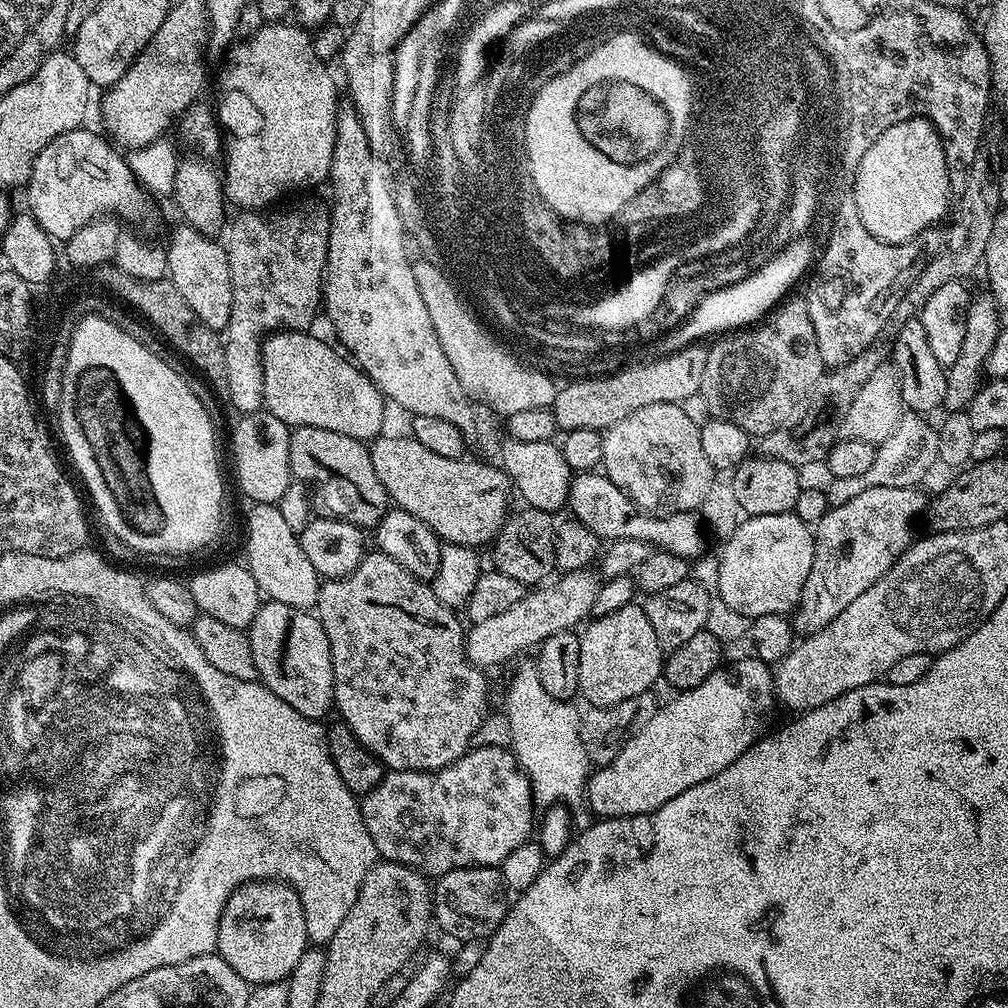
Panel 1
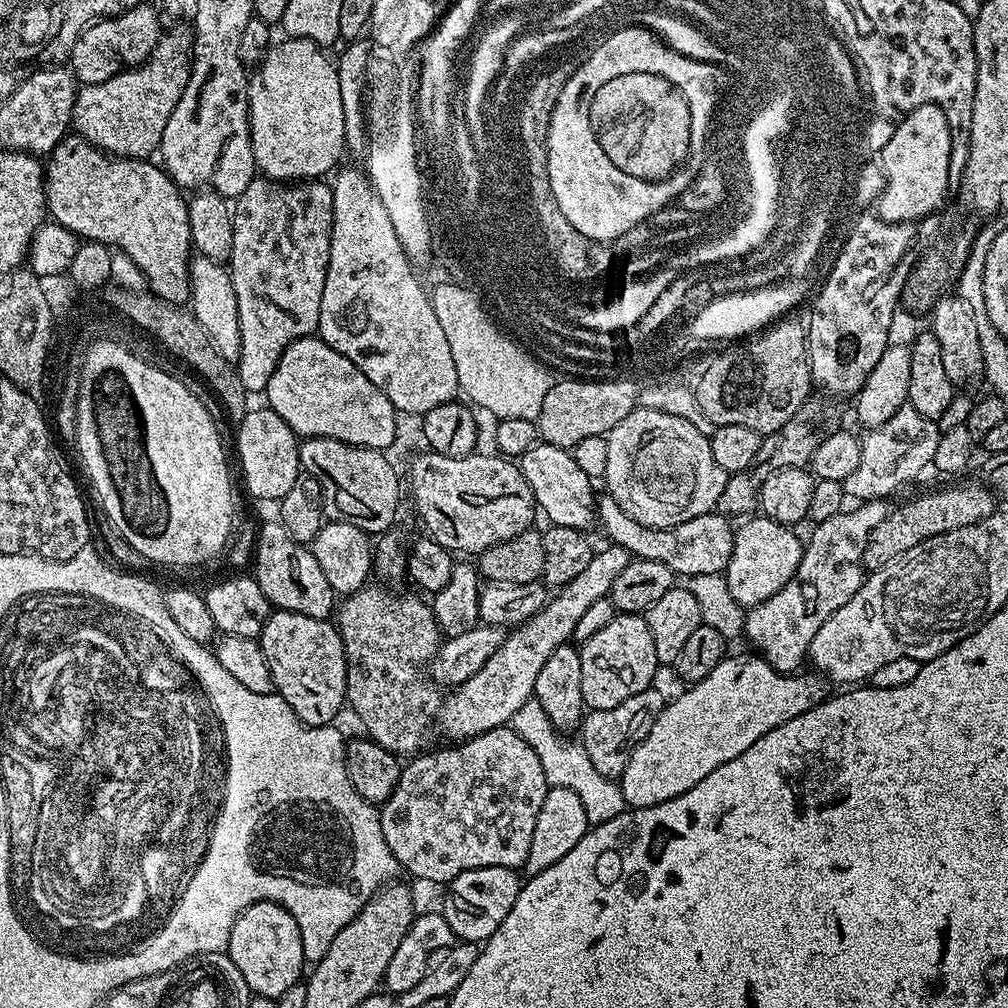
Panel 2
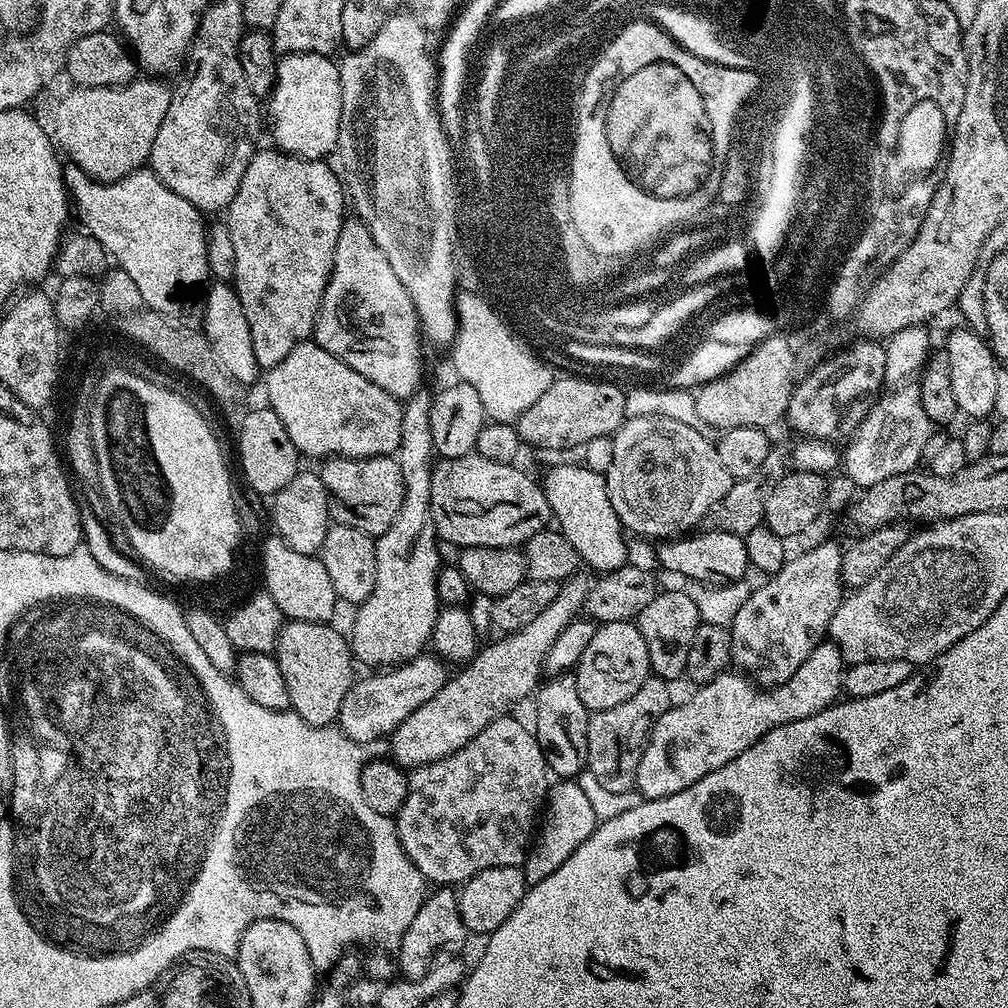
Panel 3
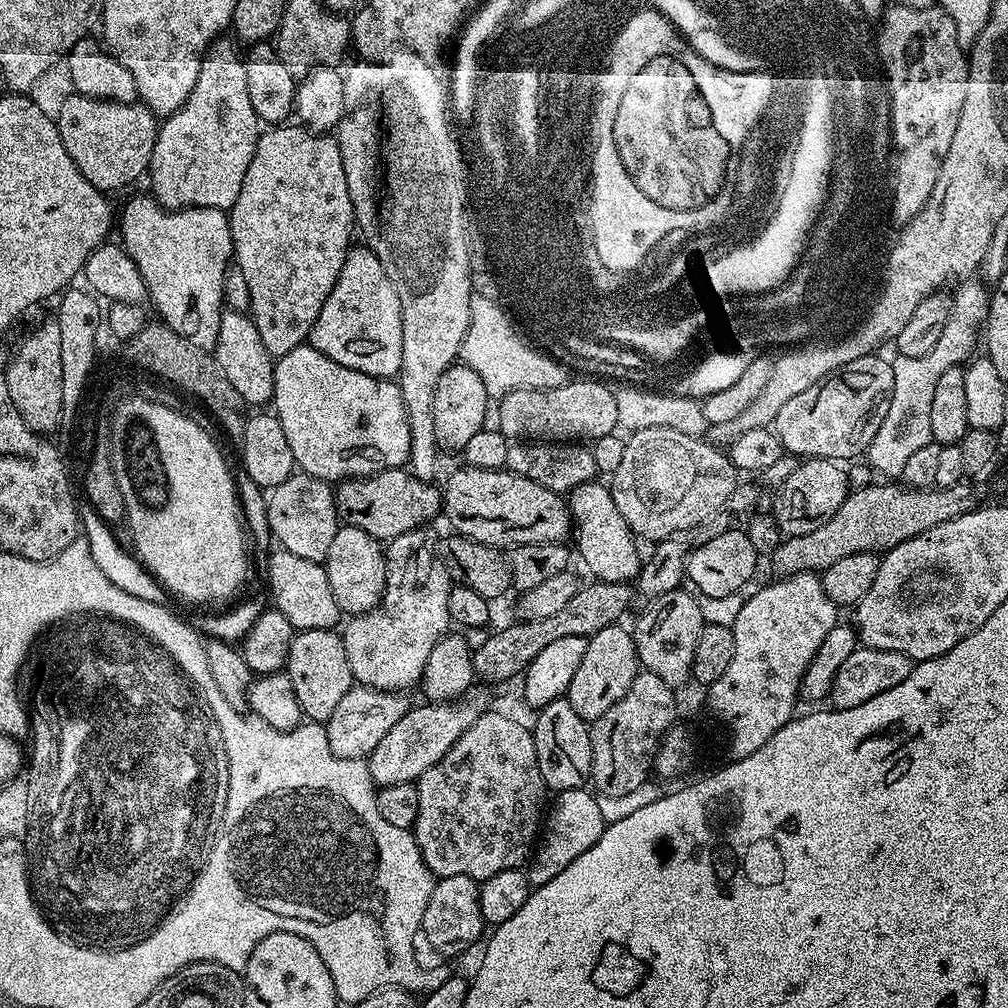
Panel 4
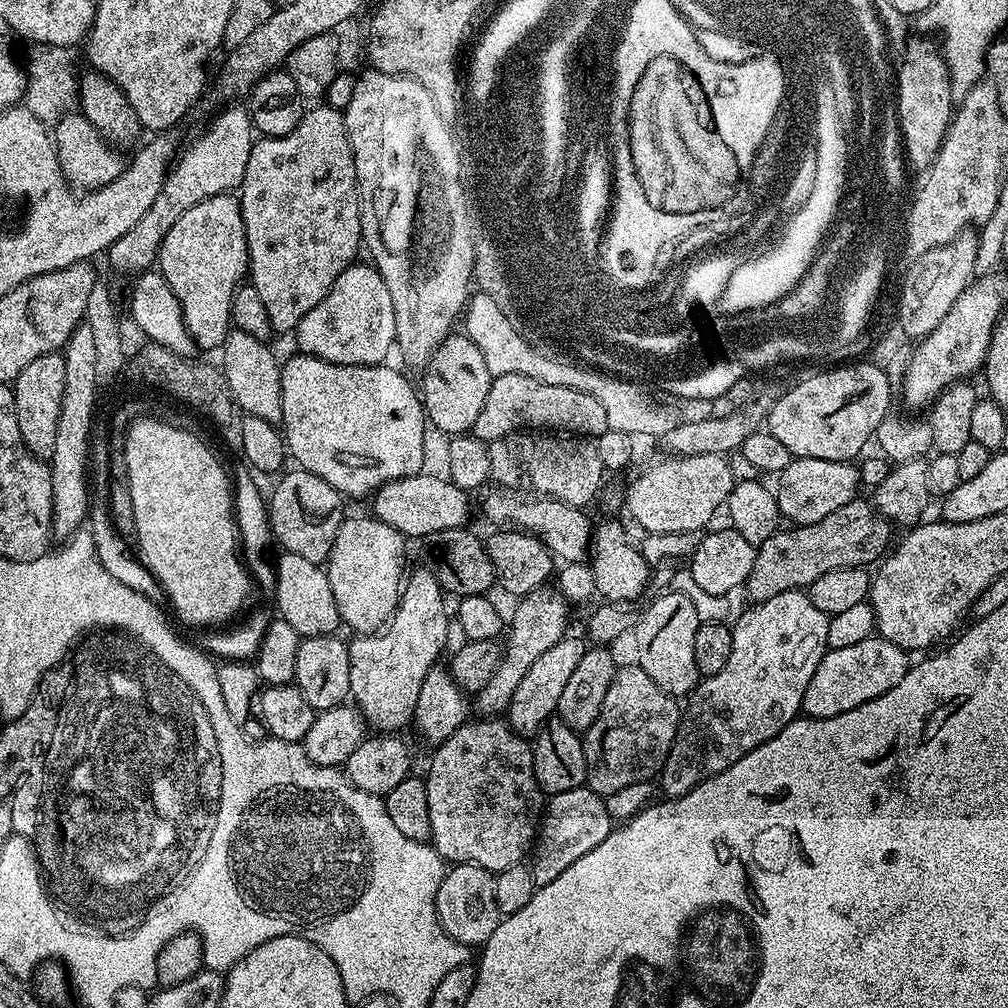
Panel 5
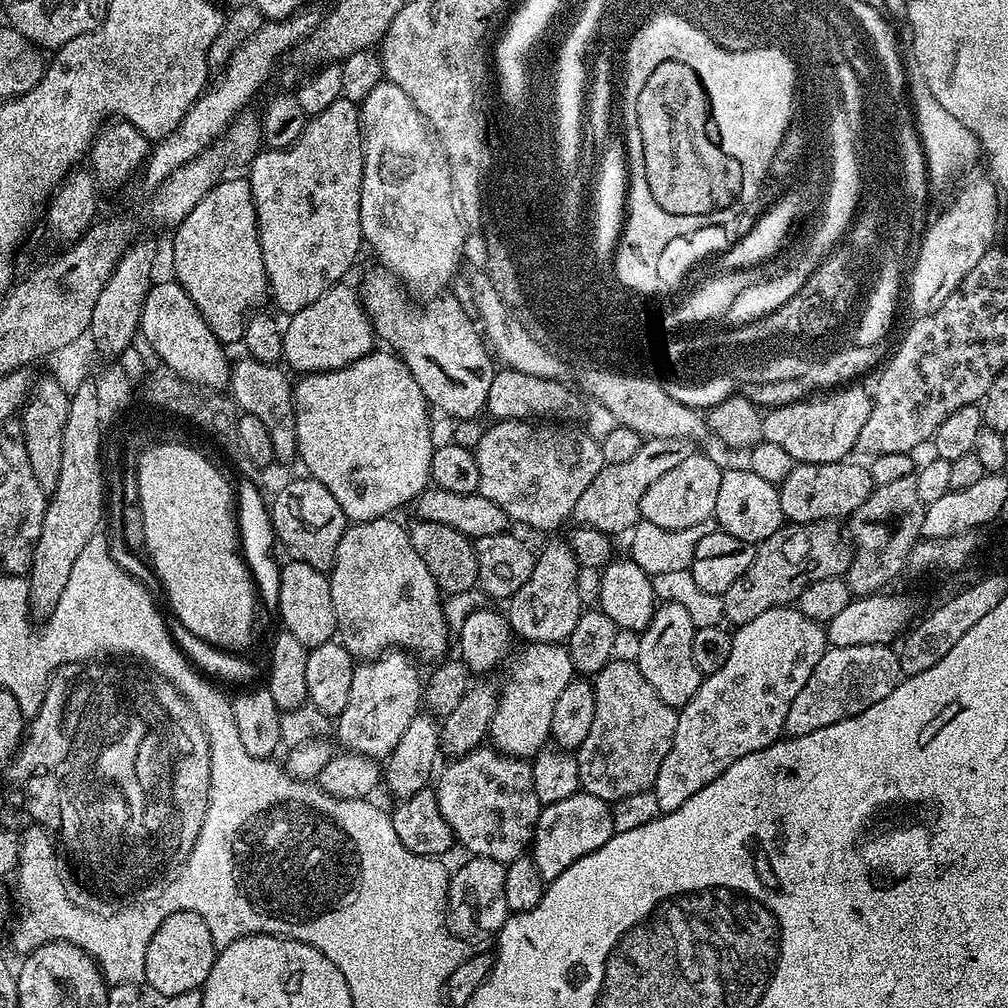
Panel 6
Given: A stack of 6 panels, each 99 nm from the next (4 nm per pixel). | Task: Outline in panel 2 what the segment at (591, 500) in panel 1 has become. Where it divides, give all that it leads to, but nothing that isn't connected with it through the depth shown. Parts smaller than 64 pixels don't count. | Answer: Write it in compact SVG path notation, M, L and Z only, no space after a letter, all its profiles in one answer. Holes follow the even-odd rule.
M601 495L594 504L594 512L598 517L598 524L604 527L604 532L611 543L622 546L633 557L662 562L662 566L670 566L677 577L687 578L694 574L721 574L727 569L730 554L734 550L734 524L727 515L713 510L702 514L698 518L690 518L690 522L682 522L673 528L651 528L642 526L614 502L610 495Z

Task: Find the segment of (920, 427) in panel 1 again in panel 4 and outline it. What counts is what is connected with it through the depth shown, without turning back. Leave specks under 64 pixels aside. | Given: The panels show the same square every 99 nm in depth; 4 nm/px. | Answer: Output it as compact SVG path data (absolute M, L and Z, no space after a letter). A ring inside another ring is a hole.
M965 279L955 288L956 293L951 293L950 296L948 321L931 350L918 358L897 355L896 360L891 361L896 385L892 387L886 418L882 418L882 426L878 426L878 434L874 434L866 453L867 464L872 467L873 473L880 475L881 472L884 475L881 477L899 477L906 461L920 447L933 443L930 434L930 405L934 399L934 386L938 386L938 378L942 378L944 371L963 365L973 355L972 347L976 340L978 344L978 329L988 319L990 292L979 279Z

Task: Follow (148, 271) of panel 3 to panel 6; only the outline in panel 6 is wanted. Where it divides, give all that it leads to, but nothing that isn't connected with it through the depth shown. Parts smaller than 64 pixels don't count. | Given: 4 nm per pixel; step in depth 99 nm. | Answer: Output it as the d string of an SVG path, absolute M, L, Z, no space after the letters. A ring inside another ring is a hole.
M247 178L232 179L215 184L171 233L171 275L184 287L208 329L225 346L243 341L246 314L259 309L270 296L250 182Z

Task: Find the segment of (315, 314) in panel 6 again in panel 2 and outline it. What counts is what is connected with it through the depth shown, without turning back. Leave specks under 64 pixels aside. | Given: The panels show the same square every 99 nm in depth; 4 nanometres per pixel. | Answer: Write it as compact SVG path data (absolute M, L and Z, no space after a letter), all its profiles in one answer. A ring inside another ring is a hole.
M363 167L343 168L335 173L336 181L330 184L334 198L330 262L326 270L326 286L322 290L318 335L338 350L338 354L350 358L350 362L354 362L354 366L358 366L358 370L362 370L362 374L390 398L397 413L423 414L453 403L460 392L458 370L454 370L454 354L450 354L450 342L446 342L446 334L438 322L438 314L434 314L430 296L398 242L398 234L394 234L394 226L390 226L386 208L372 189Z

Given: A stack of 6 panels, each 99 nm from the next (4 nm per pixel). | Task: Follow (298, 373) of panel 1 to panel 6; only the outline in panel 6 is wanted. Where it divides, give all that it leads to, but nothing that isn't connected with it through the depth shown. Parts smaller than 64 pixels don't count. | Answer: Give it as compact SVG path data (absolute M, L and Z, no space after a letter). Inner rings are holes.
M373 350L367 356L358 358L358 362L347 364L345 368L339 368L333 372L314 372L304 374L295 381L294 399L296 402L296 451L299 463L304 463L308 467L307 475L311 479L322 482L330 494L334 494L334 499L338 501L338 506L342 506L342 514L346 514L349 522L361 524L367 520L382 520L393 515L395 508L400 508L403 504L411 505L416 497L429 487L432 475L430 474L430 462L432 461L432 428L428 425L428 412L430 405L424 399L422 390L418 382L414 382L414 374L400 361L399 356L391 351Z

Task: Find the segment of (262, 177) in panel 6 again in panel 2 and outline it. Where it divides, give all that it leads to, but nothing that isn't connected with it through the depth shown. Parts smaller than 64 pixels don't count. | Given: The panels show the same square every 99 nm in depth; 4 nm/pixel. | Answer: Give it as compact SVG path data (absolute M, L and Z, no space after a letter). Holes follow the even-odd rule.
M257 178L242 190L240 196L235 197L232 209L232 221L234 222L234 250L230 261L230 271L234 282L234 295L238 298L238 330L240 331L240 357L234 362L236 373L244 391L249 394L263 393L267 389L270 378L282 358L282 354L293 342L304 336L311 336L319 329L320 311L322 310L322 290L326 286L326 270L330 262L330 234L332 233L332 207L334 198L331 187L319 179L307 182L281 182L267 178Z

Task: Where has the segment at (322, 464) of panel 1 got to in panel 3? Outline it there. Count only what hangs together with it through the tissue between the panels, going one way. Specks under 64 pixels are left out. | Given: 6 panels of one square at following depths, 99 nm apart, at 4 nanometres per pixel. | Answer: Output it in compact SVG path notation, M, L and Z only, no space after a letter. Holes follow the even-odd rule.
M395 455L371 456L370 458L366 458L365 460L363 460L362 458L346 458L345 456L333 456L331 458L325 459L321 464L324 465L319 465L318 471L330 497L330 512L331 515L334 517L335 523L345 524L346 526L350 526L354 530L362 530L363 532L365 532L366 535L373 538L381 536L381 534L386 530L390 530L390 526L392 525L392 523L394 523L394 521L397 520L397 518L400 516L400 507L402 506L402 498L404 497L402 470L398 466Z

